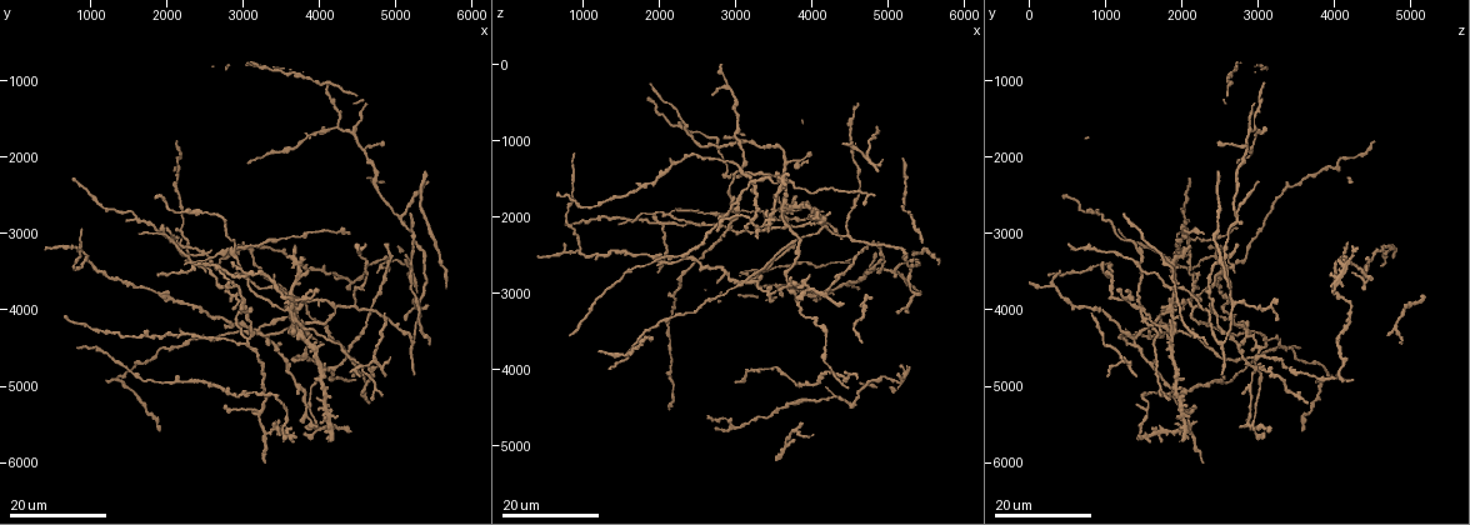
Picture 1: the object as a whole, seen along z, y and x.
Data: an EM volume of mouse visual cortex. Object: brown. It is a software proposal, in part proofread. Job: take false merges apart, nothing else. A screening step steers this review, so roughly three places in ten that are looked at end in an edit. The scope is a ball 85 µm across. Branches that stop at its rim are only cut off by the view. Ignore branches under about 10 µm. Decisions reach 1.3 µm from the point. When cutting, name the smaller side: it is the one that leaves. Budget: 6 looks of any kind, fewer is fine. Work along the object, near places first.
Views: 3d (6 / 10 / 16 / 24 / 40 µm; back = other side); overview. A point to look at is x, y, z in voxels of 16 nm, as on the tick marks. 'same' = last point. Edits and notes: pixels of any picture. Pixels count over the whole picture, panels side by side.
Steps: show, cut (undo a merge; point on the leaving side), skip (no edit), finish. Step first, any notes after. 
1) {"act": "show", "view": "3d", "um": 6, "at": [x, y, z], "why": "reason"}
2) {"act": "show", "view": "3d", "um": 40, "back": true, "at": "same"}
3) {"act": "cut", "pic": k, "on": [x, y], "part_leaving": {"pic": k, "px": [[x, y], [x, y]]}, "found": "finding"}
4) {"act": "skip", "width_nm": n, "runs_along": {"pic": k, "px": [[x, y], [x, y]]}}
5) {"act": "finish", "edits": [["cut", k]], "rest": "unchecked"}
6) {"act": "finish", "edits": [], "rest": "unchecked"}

{"act": "show", "view": "3d", "um": 24, "at": [3300, 4300, 2900], "why": "two arms at a narrow angle"}

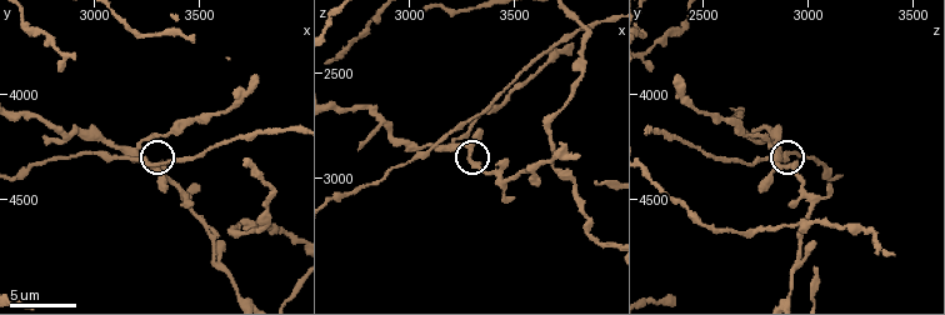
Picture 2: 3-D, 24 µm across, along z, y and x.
{"act": "show", "view": "3d", "um": 6, "at": [3300, 4350, 2900], "why": "zoom in"}

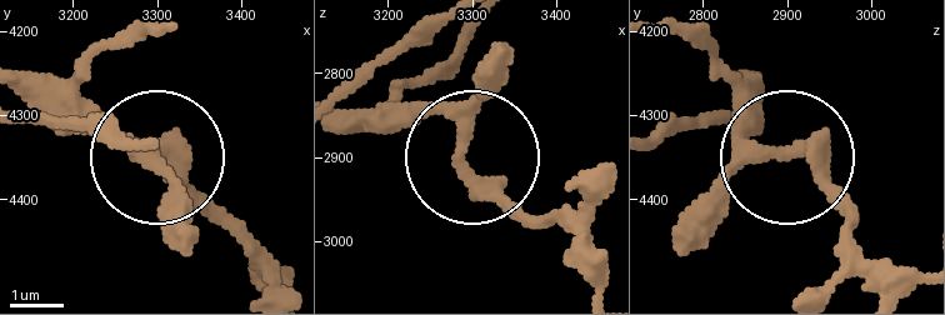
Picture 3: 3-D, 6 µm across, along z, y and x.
{"act": "skip", "found": "one neuron here"}

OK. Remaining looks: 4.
{"act": "show", "view": "3d", "um": 10, "at": [3580, 4670, 2970], "why": "looks like a crossing"}

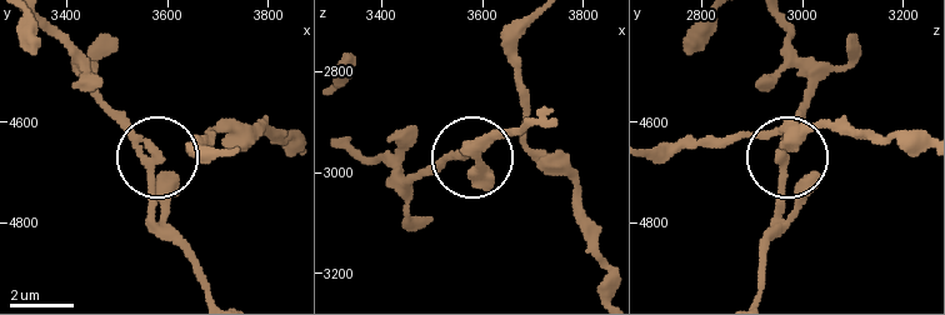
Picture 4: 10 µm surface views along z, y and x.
{"act": "show", "view": "3d", "um": 10, "back": true, "at": [3580, 4670, 2955], "why": "from behind"}

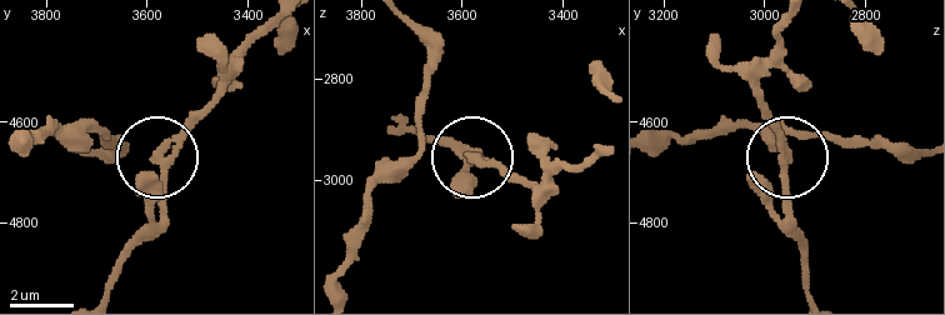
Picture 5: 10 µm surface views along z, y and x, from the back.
{"act": "skip", "runs_along": {"pic": 5, "px": [[784, 24], [760, 105], [784, 161], [784, 231]]}, "found": "continuous, no second neuron"}

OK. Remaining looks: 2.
{"act": "show", "view": "3d", "um": 24, "at": [4500, 3900, 2250], "why": "branch point"}

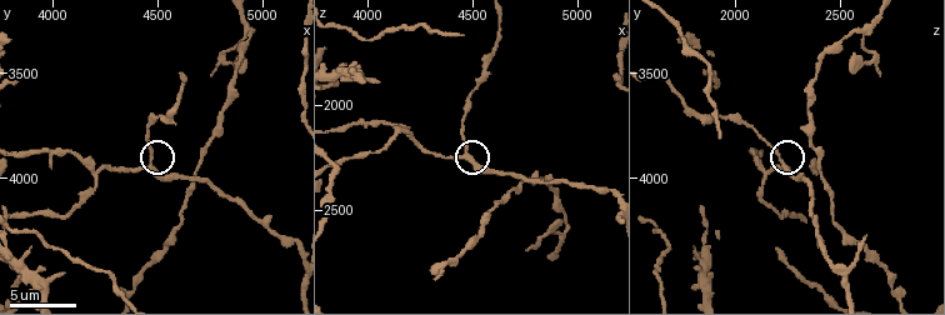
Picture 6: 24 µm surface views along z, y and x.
{"act": "show", "view": "3d", "um": 6, "at": [4470, 3930, 2240]}

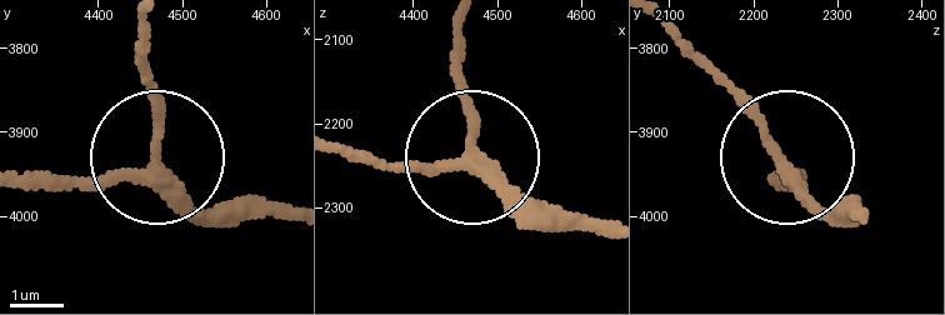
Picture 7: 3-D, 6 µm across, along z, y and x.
{"act": "skip", "side_arm_um": 56, "runs_along": {"pic": 7, "px": [[31, 180], [139, 168], [151, 140], [151, 50]]}, "found": "continuous, no second neuron"}

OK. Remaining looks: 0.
{"act": "finish", "edits": [], "rest": "unchecked"}

